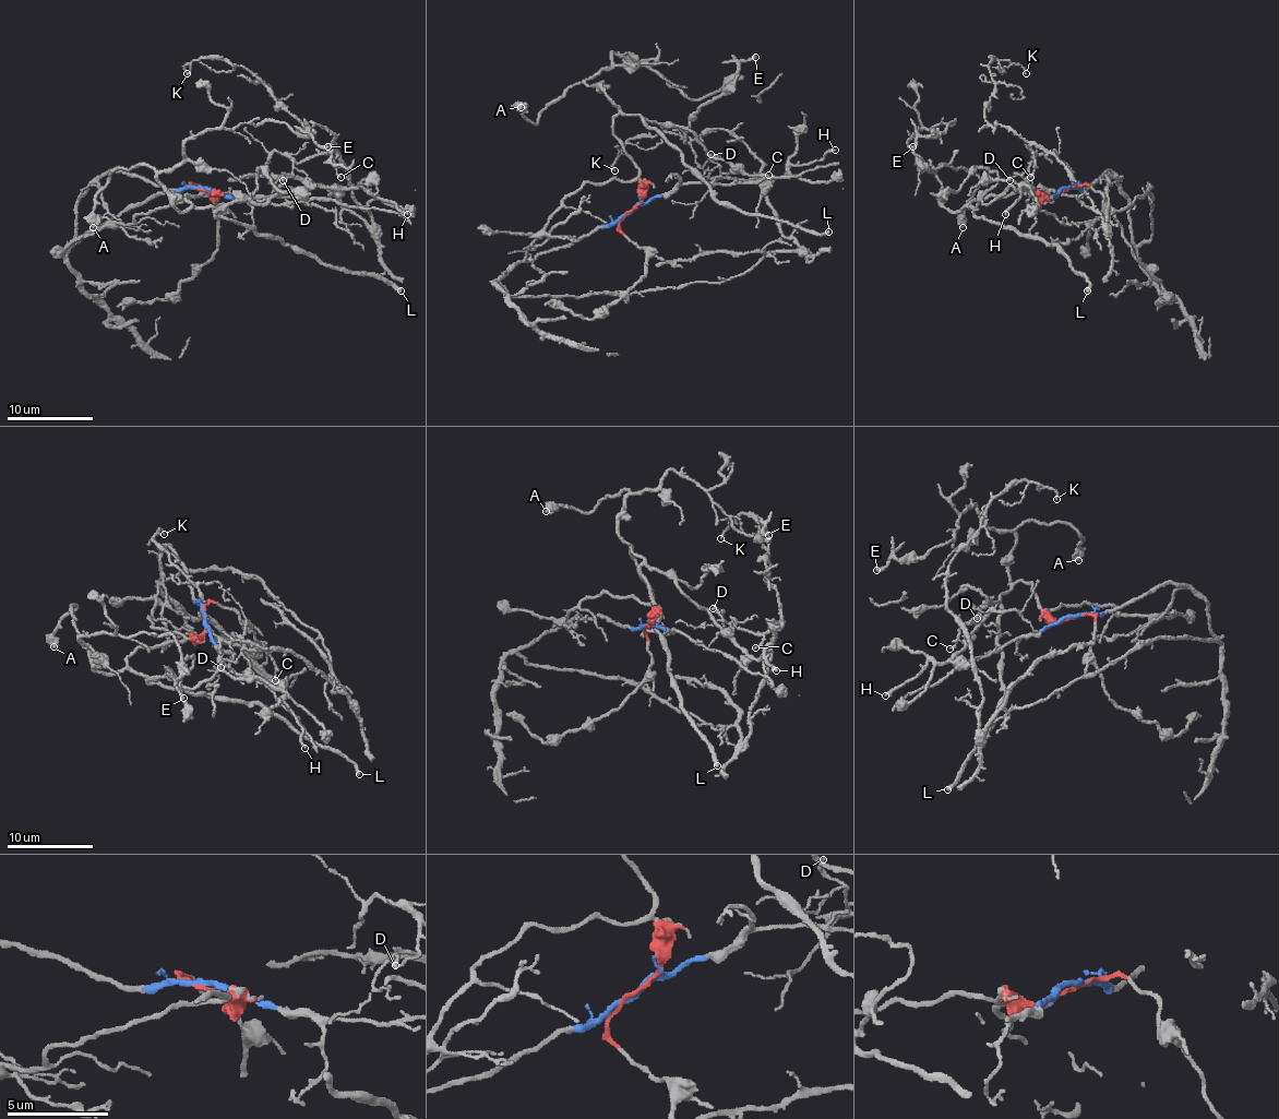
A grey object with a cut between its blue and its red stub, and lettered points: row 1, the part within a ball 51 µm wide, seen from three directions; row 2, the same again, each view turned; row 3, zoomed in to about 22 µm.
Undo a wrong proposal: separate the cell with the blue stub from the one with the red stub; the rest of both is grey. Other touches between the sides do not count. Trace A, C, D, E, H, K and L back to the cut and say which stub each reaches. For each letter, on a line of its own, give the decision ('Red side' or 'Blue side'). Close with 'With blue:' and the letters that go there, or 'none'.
A: Red side
C: Red side
D: Red side
E: Red side
H: Red side
K: Red side
L: Red side
With blue: none

